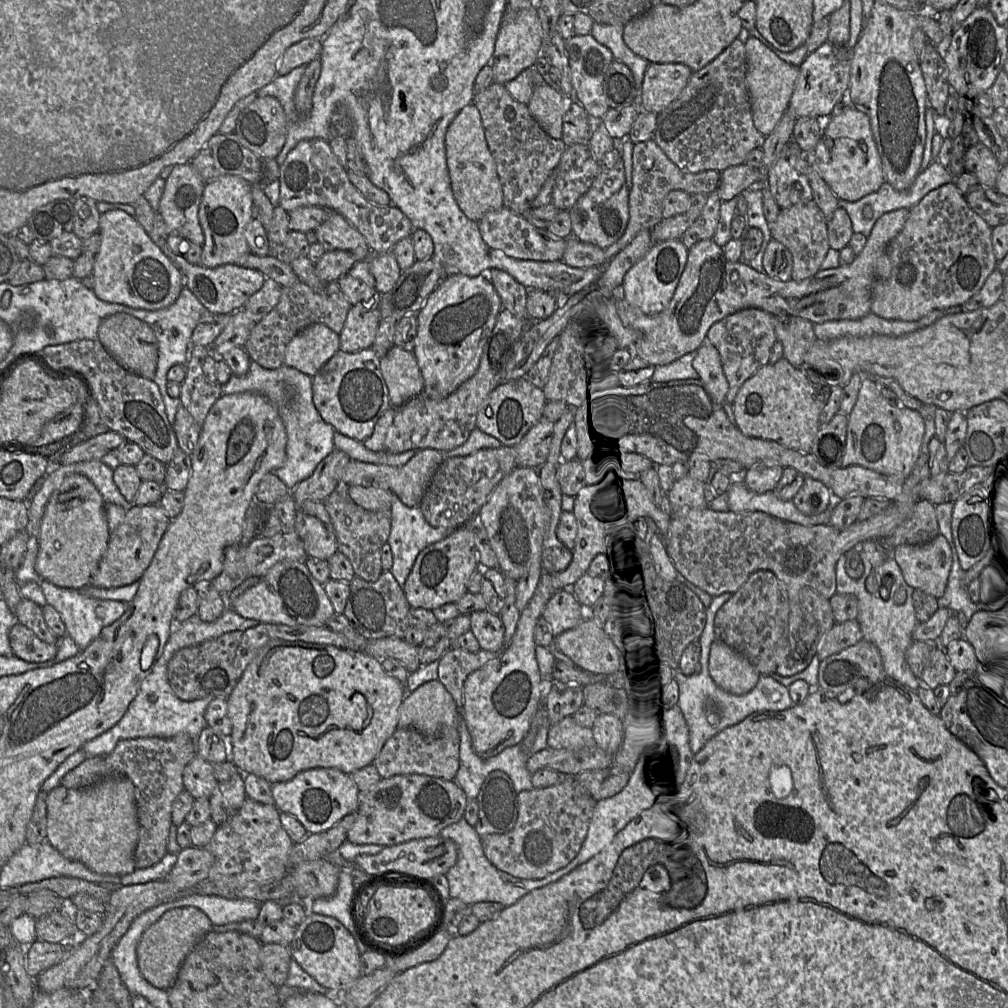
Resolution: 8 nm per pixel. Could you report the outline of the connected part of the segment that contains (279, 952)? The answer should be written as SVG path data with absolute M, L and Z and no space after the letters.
M262 945L260 962L266 977L277 987L285 985L292 960L290 946Z

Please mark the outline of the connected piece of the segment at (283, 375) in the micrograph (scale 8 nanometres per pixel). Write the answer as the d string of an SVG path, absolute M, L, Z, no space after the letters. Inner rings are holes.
M251 360L249 371L246 375L237 376L233 374L229 381L222 385L222 395L255 392L265 396L277 409L287 433L286 460L282 467L271 473L278 476L290 490L293 490L301 481L310 477L319 463L335 449L335 429L323 420L314 404L312 379L313 377L290 366L282 365L279 368L270 370Z

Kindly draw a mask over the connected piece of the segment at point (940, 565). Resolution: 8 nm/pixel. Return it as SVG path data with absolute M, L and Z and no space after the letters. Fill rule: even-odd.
M943 535L922 545L900 545L892 550L907 584L937 599L948 586L953 557L951 547Z

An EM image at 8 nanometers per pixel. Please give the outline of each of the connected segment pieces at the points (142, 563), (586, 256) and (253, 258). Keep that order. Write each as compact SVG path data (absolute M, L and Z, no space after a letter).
M132 504L122 524L110 534L108 548L101 559L90 585L98 588L118 588L139 581L151 564L170 519L160 505Z
M571 236L566 239L566 247L561 259L565 264L576 268L603 267L608 262L604 249Z
M248 252L242 256L236 264L260 271L266 278L271 278L282 288L290 287L299 281L291 266L276 256L257 256Z

